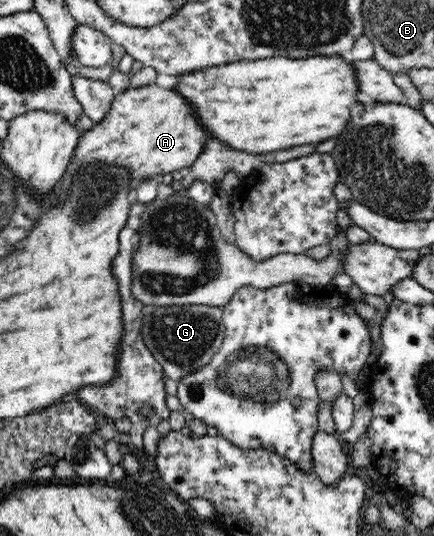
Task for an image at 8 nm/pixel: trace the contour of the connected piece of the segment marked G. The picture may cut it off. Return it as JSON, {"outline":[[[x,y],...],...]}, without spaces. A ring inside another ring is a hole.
{"outline":[[[168,305],[156,307],[156,310],[145,316],[141,326],[141,337],[145,347],[163,366],[165,374],[177,382],[189,371],[196,372],[206,366],[220,350],[225,337],[223,310],[220,307],[206,305]]]}

